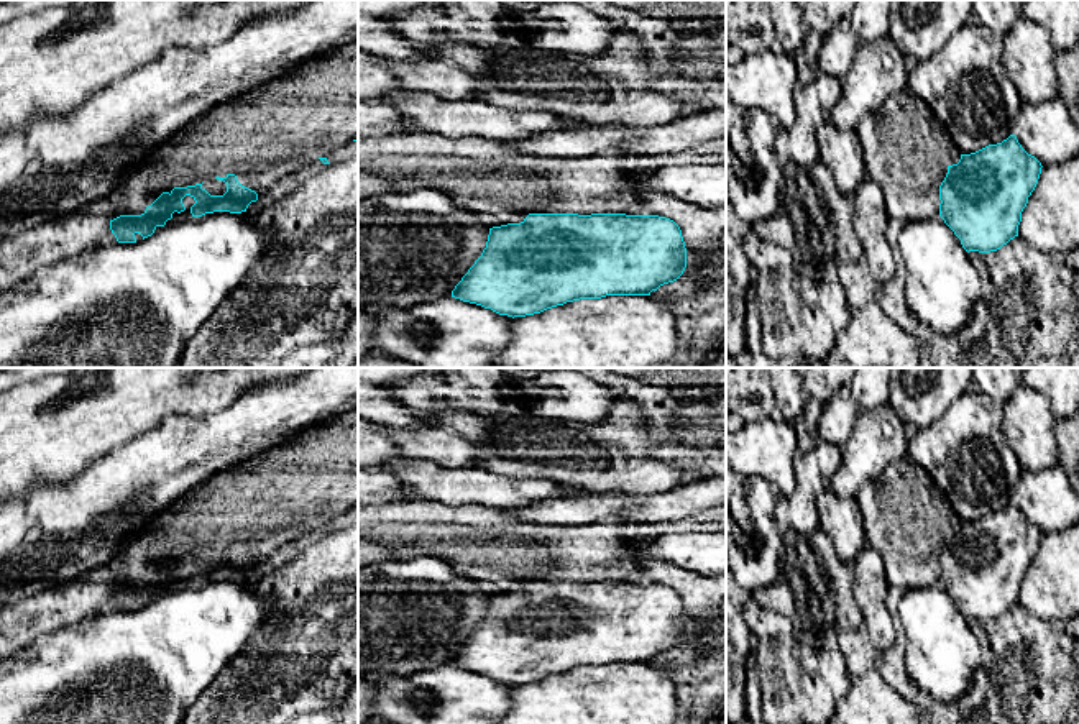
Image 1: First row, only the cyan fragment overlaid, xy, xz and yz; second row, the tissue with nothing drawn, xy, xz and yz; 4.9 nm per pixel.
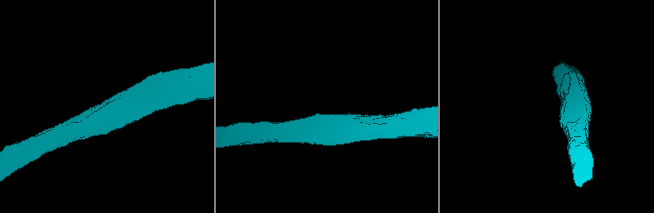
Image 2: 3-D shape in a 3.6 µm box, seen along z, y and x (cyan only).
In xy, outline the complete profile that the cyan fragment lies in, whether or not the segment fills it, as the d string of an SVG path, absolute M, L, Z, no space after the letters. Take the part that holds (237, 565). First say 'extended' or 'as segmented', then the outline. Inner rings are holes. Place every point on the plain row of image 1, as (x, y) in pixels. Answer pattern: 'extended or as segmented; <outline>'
as segmented; M235 542L215 545L227 552L223 563L210 563L202 552L174 555L171 560L163 560L141 583L120 583L110 588L110 598L118 611L136 611L135 603L151 604L158 594L164 594L172 581L184 580L182 566L191 563L195 571L191 575L192 584L202 584L214 580L241 581L246 580L251 570L258 568L258 561L241 553Z

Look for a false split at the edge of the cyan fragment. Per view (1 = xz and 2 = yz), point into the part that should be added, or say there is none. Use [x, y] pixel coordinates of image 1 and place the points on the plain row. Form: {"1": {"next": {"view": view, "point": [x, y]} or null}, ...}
{"1": {"next": null}, "2": {"next": null}}

